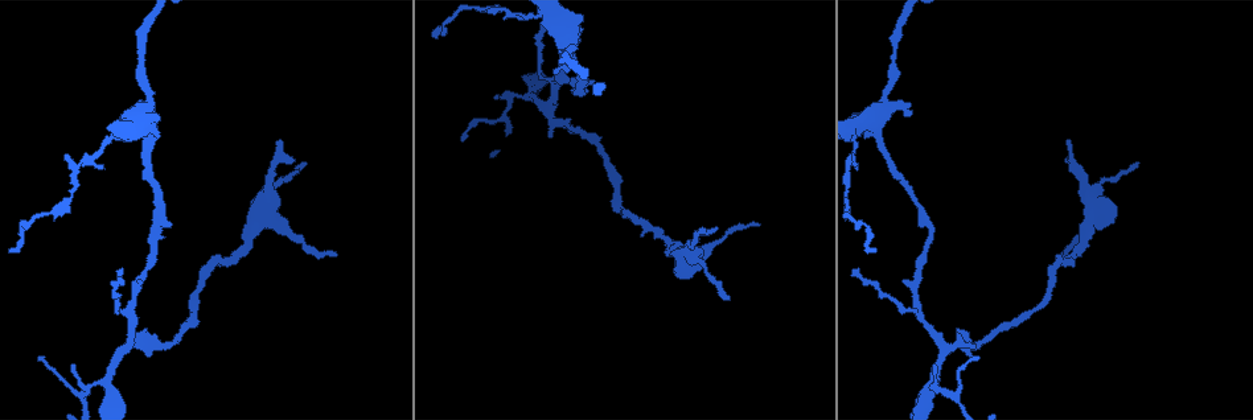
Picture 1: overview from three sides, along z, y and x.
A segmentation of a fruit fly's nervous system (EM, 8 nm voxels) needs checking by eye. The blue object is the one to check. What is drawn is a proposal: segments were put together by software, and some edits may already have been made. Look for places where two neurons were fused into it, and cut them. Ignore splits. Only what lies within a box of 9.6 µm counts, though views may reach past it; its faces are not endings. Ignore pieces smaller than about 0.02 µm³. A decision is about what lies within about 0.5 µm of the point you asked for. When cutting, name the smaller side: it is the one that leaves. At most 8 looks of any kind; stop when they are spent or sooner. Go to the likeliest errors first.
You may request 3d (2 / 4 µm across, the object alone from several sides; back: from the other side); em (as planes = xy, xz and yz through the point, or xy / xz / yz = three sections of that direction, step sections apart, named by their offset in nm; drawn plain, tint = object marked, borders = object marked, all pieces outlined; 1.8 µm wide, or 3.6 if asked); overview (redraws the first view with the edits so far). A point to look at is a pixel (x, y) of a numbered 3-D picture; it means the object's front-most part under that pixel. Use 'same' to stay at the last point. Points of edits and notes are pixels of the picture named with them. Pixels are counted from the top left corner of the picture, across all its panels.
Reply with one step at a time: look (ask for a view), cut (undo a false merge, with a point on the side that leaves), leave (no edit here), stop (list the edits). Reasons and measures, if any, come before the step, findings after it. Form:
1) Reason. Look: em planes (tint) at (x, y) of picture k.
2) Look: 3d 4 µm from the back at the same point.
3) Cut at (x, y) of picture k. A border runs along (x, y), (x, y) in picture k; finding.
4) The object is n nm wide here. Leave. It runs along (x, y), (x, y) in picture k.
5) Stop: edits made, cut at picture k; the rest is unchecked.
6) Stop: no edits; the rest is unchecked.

Branch point. Look: em yz step 8 (tint) at (952, 346) of picture 1.

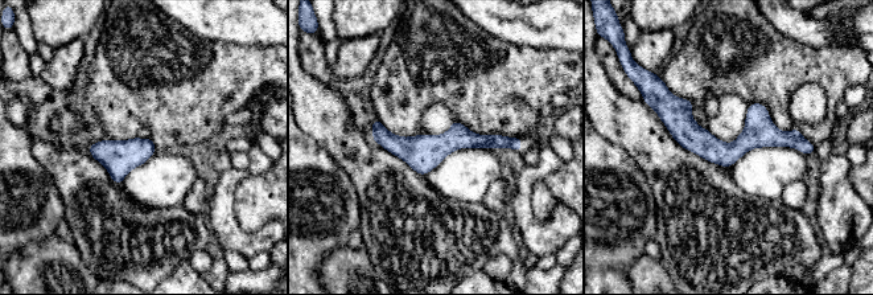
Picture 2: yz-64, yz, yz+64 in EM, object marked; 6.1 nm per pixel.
The object is 150 nm wide here. Leave. One neuron here.

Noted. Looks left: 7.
A fork. Look: 3d 4 µm at (270, 199) of picture 1.

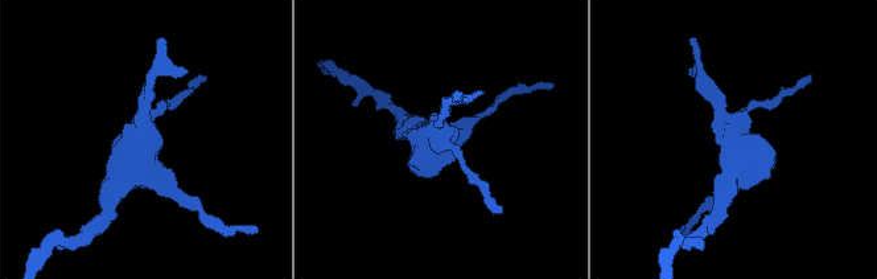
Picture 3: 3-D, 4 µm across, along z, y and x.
Look: em yz step 4 (tint) at (441, 139) of picture 3.

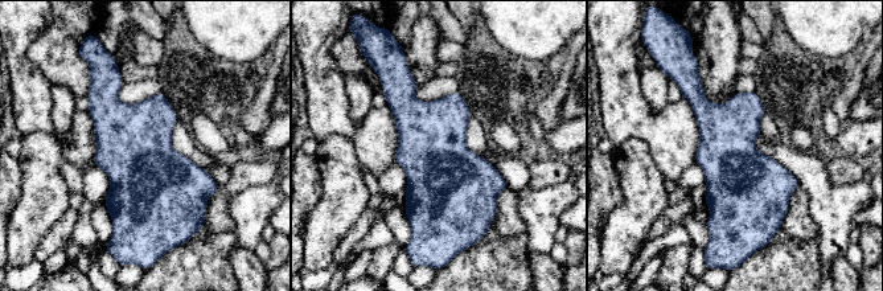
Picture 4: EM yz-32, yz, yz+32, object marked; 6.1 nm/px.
The object is 400 nm wide here. Leave. One neuron here.

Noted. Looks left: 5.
Three arms meet. Look: em planes (plain) at (569, 30) of picture 1.

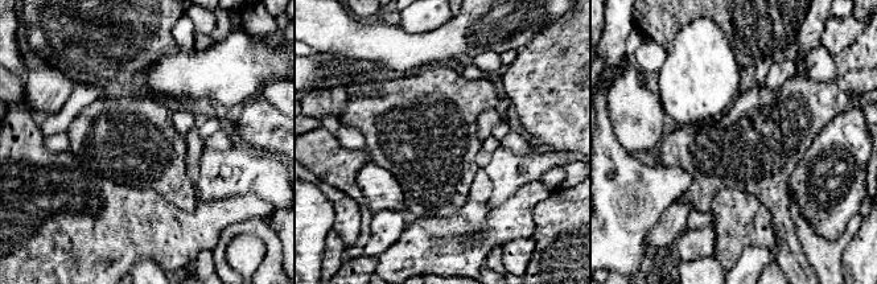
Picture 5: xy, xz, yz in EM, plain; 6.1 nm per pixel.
Where the object lies. Look: em planes (tint) at the same point.

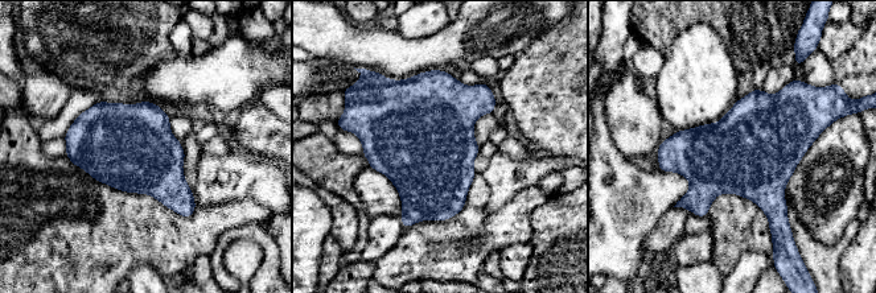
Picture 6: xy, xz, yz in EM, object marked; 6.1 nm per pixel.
The object is 550 nm wide here. Leave. One neuron here.

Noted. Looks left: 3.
Stop: no edits; the rest is unchecked.

